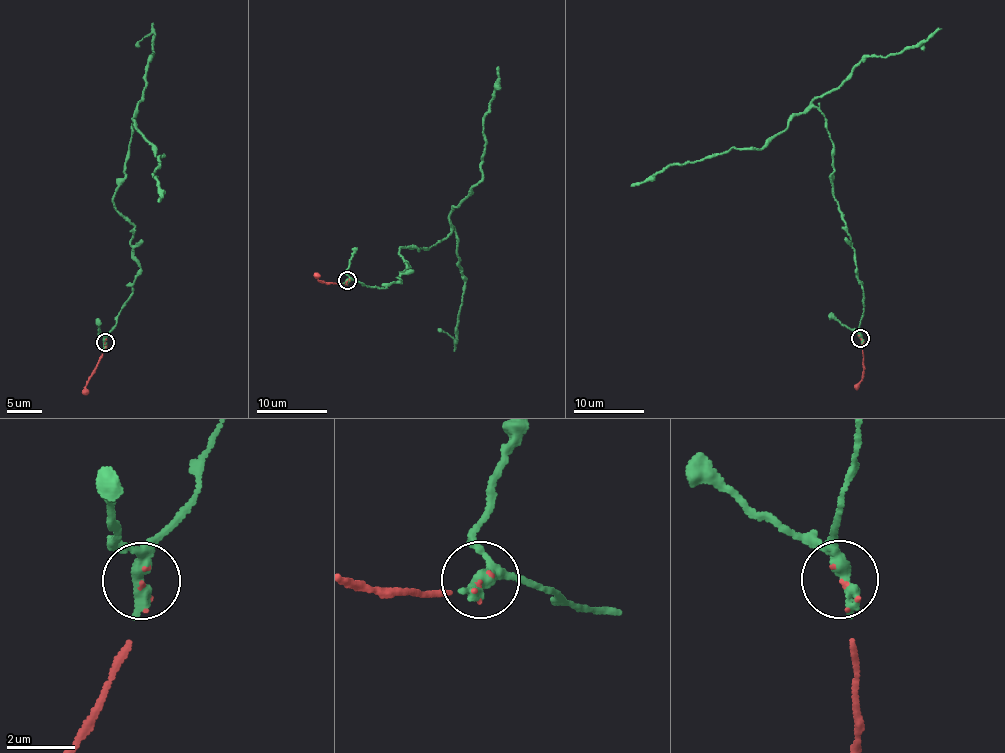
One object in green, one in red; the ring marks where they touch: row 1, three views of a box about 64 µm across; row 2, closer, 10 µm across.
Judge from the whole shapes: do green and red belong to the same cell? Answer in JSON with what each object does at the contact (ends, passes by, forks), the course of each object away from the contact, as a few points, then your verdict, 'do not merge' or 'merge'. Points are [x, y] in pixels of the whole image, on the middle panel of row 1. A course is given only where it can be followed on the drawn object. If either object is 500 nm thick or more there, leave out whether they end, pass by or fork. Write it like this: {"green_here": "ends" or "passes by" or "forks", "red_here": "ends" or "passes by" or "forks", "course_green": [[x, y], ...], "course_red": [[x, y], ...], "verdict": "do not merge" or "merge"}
{"green_here": "forks", "red_here": "ends", "course_green": [[347, 280], [400, 283], [409, 265], [400, 248], [428, 248], [451, 232], [449, 213], [479, 181], [498, 67]], "course_red": [[347, 280], [346, 284], [328, 284], [316, 274]], "verdict": "merge"}

